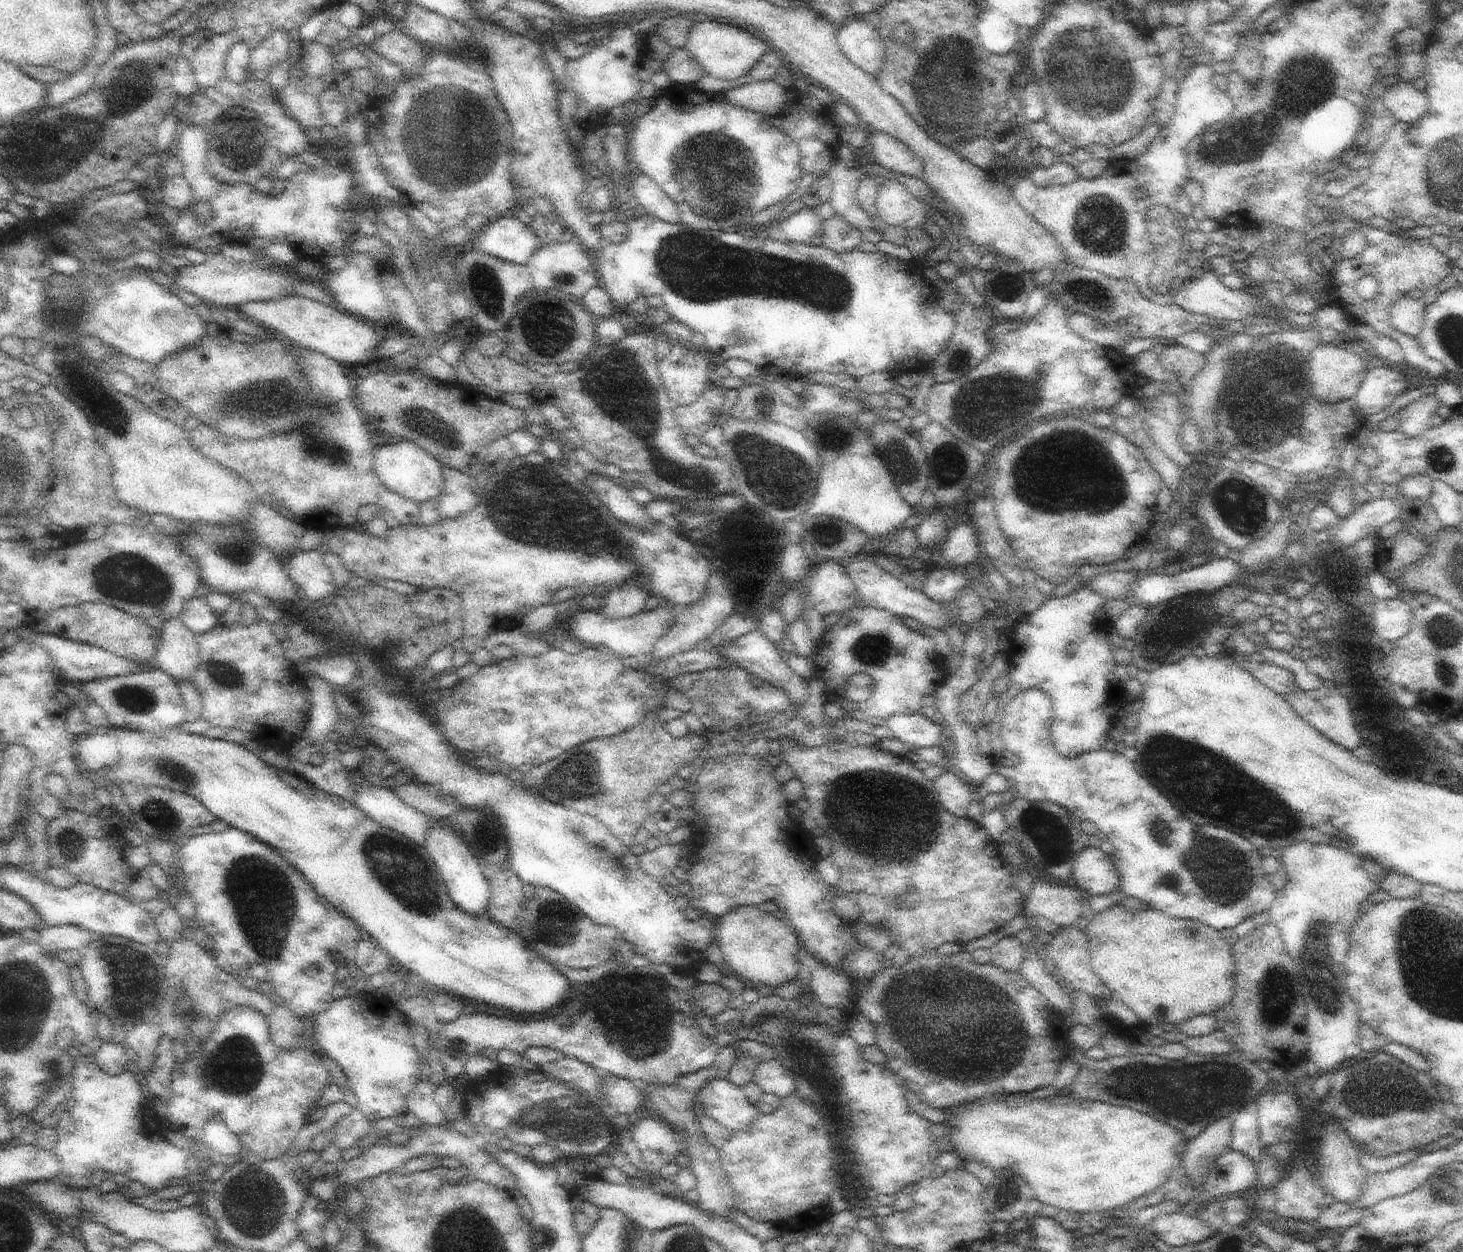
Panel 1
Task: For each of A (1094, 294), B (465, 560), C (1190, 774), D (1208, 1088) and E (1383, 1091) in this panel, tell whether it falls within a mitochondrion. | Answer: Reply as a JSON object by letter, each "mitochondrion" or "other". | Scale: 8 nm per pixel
{"A":"mitochondrion","B":"other","C":"mitochondrion","D":"mitochondrion","E":"mitochondrion"}

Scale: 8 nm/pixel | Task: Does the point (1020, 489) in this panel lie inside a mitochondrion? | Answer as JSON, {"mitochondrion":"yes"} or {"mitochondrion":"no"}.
{"mitochondrion":"yes"}

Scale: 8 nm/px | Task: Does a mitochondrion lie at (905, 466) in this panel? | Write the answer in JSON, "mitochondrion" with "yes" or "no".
{"mitochondrion":"yes"}

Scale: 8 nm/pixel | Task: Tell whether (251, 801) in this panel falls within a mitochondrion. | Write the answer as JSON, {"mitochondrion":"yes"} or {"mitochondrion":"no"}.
{"mitochondrion":"no"}

